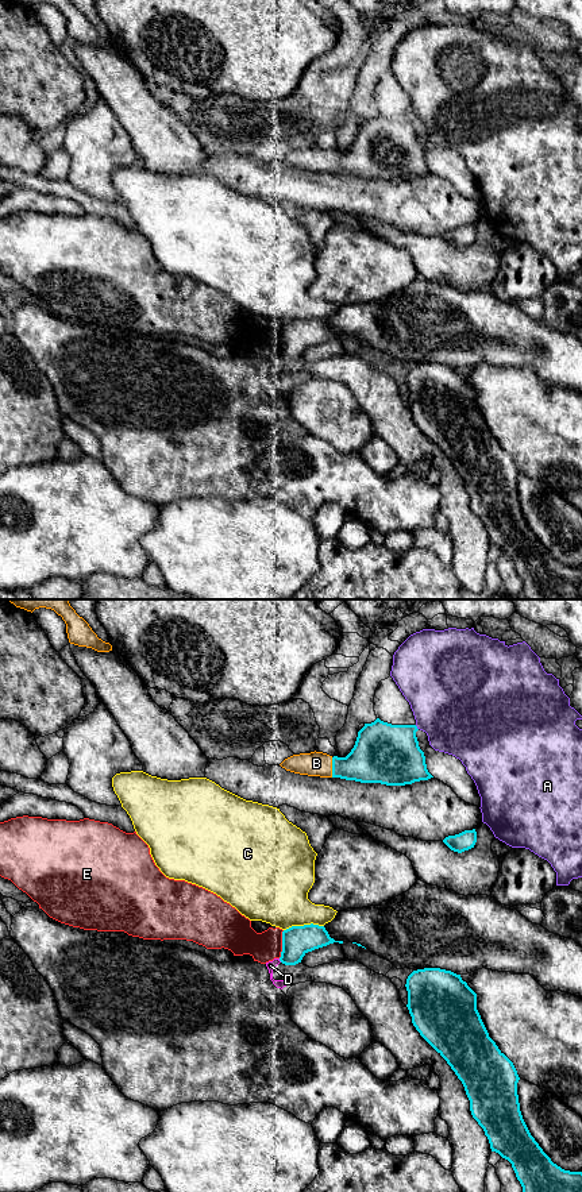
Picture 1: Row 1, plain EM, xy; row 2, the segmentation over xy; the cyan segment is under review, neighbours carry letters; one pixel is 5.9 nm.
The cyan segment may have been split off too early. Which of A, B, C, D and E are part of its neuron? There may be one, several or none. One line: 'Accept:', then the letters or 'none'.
Accept: B

